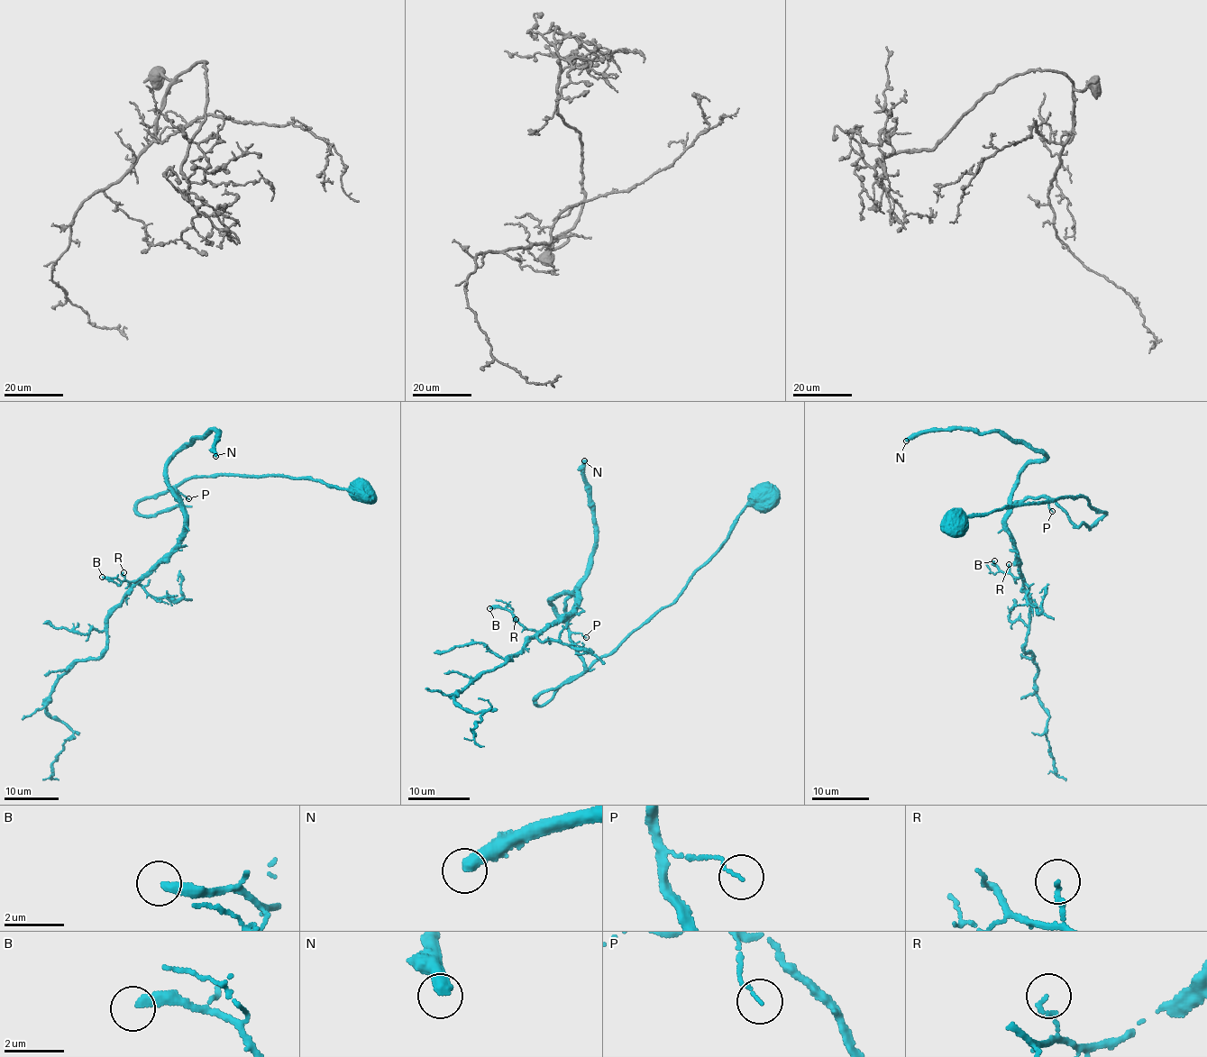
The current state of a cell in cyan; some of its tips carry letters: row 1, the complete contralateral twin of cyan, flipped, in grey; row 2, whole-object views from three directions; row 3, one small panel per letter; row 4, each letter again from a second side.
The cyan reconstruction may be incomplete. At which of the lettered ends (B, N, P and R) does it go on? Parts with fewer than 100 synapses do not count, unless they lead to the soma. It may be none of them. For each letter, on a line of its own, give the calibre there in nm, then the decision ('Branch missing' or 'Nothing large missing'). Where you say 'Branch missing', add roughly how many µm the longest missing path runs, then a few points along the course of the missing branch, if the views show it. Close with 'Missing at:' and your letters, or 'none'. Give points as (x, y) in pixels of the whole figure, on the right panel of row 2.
B: Thickness 360 nm. Nothing large missing
N: Thickness 440 nm. Branch missing. Missing length about 120 µm
P: Thickness 90 nm. Nothing large missing
R: Thickness 130 nm. Nothing large missing
Missing at: N

